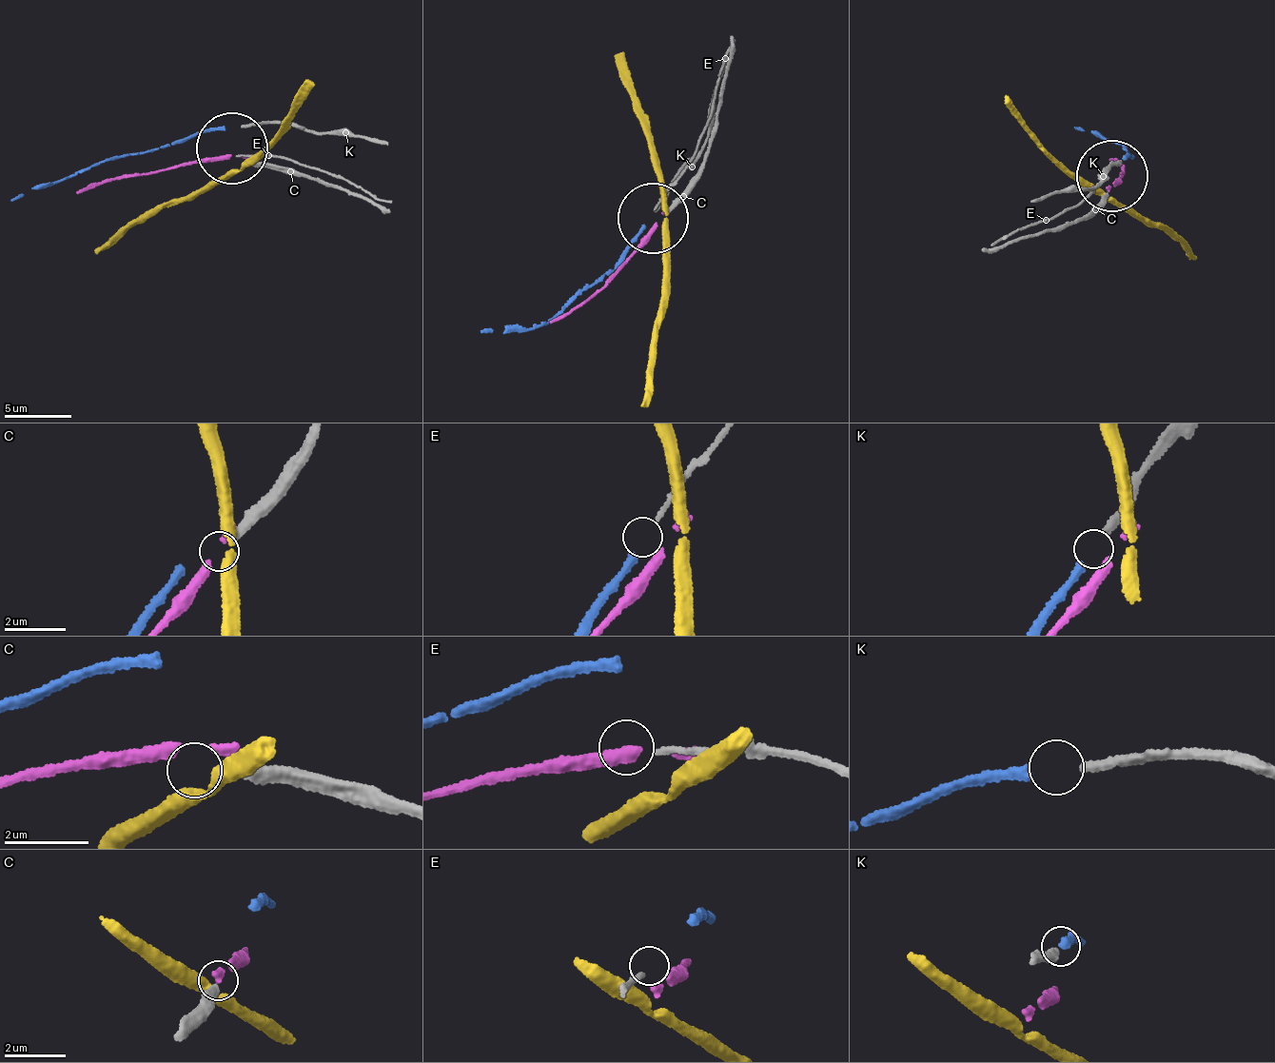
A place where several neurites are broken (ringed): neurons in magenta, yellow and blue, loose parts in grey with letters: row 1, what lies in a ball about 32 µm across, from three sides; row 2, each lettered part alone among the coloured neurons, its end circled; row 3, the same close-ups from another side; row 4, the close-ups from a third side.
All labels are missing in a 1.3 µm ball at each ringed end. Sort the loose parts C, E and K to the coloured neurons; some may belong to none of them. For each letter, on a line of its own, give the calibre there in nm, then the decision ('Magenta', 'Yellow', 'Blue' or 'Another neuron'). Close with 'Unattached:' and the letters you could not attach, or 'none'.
C: Thickness 280 nm. Another neuron
E: Thickness 110 nm. Another neuron
K: Thickness 240 nm. Blue
Unattached: C, E

